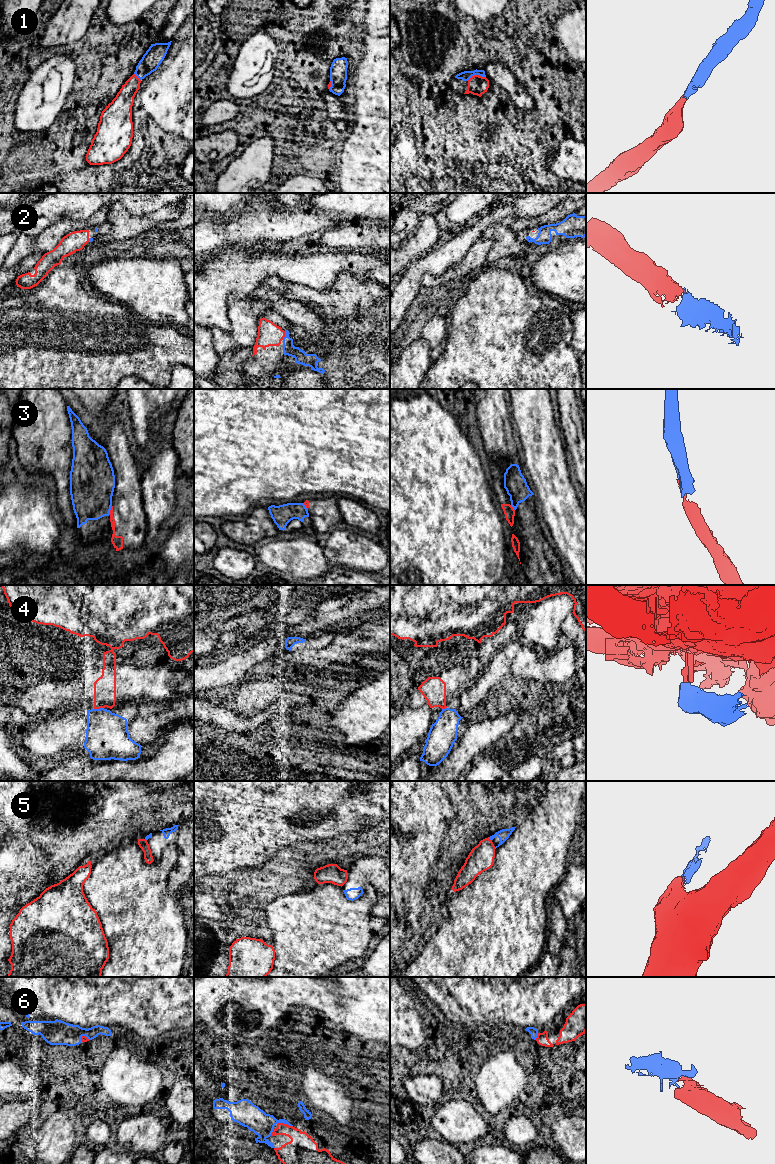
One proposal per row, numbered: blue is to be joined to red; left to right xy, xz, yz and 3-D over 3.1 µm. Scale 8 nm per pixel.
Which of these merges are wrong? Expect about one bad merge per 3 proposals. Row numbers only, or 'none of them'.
3, 4, 5

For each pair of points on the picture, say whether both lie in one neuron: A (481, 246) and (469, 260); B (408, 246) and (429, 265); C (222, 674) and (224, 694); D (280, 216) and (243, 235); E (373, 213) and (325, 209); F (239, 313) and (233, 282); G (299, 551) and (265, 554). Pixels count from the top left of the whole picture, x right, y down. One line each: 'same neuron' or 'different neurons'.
A: same neuron
B: different neurons
C: different neurons
D: same neuron
E: same neuron
F: different neurons
G: same neuron

